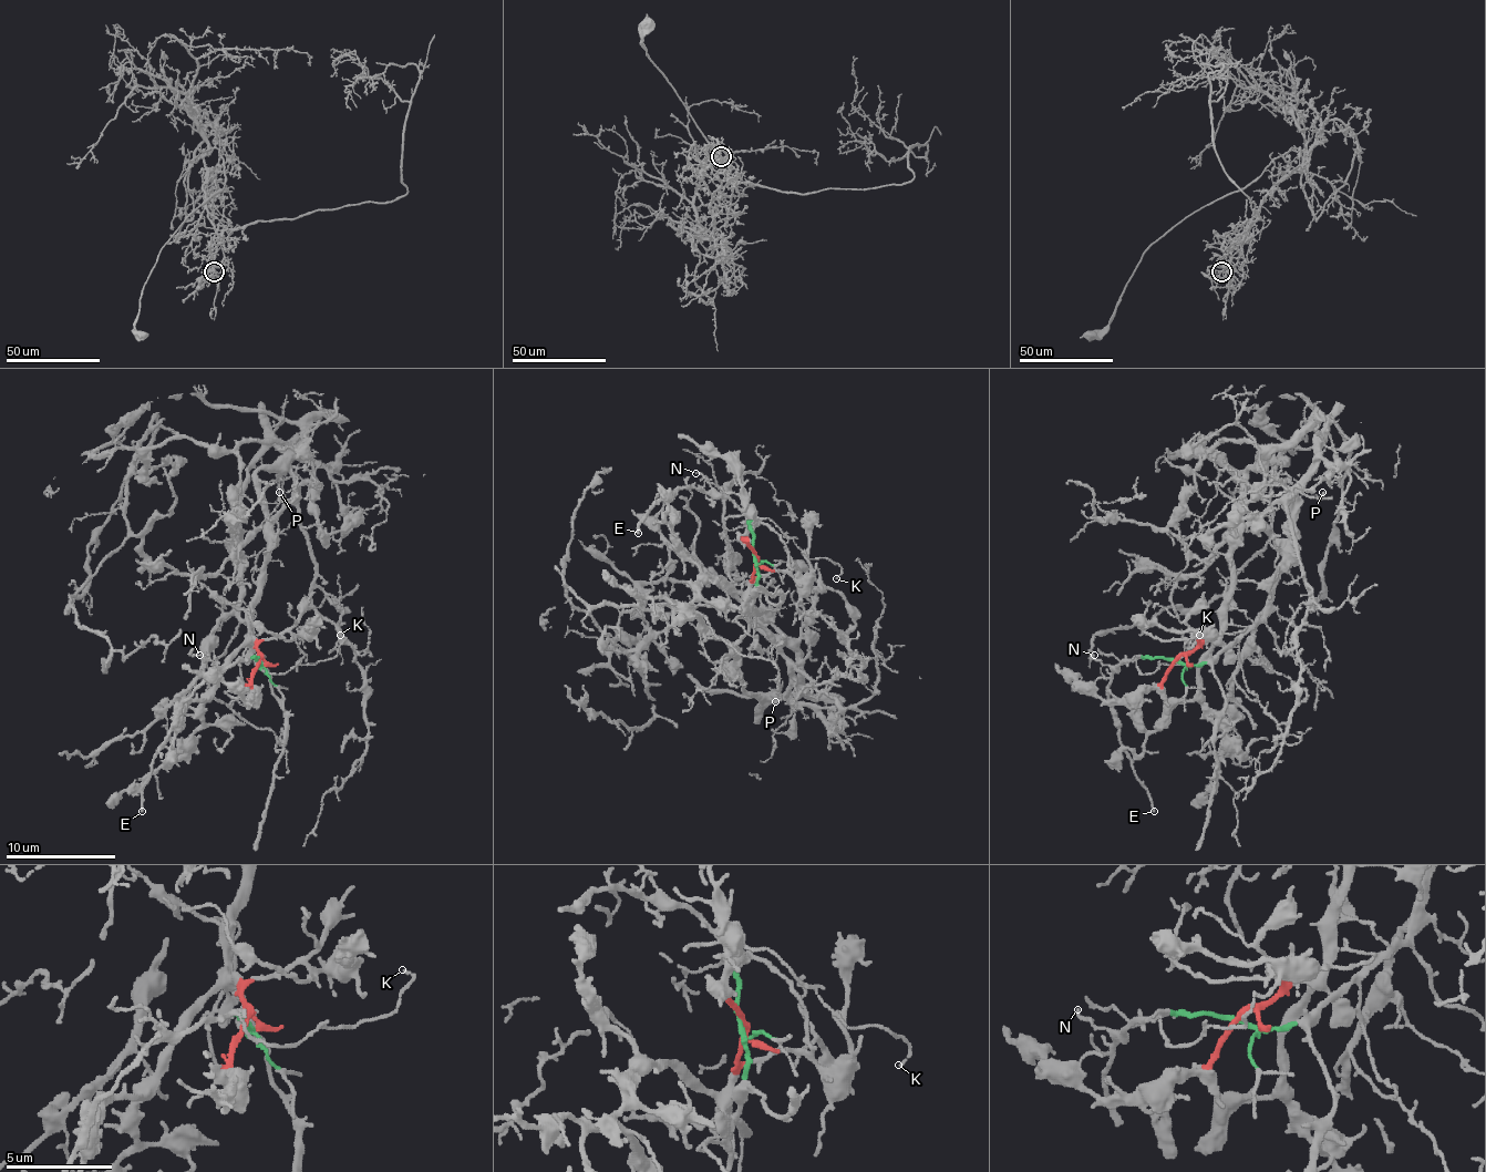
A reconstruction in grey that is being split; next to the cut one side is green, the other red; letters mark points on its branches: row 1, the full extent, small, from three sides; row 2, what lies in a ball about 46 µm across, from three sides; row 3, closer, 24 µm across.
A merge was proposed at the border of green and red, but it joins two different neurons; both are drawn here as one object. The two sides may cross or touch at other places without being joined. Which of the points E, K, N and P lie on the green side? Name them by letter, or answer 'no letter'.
E, K, N

